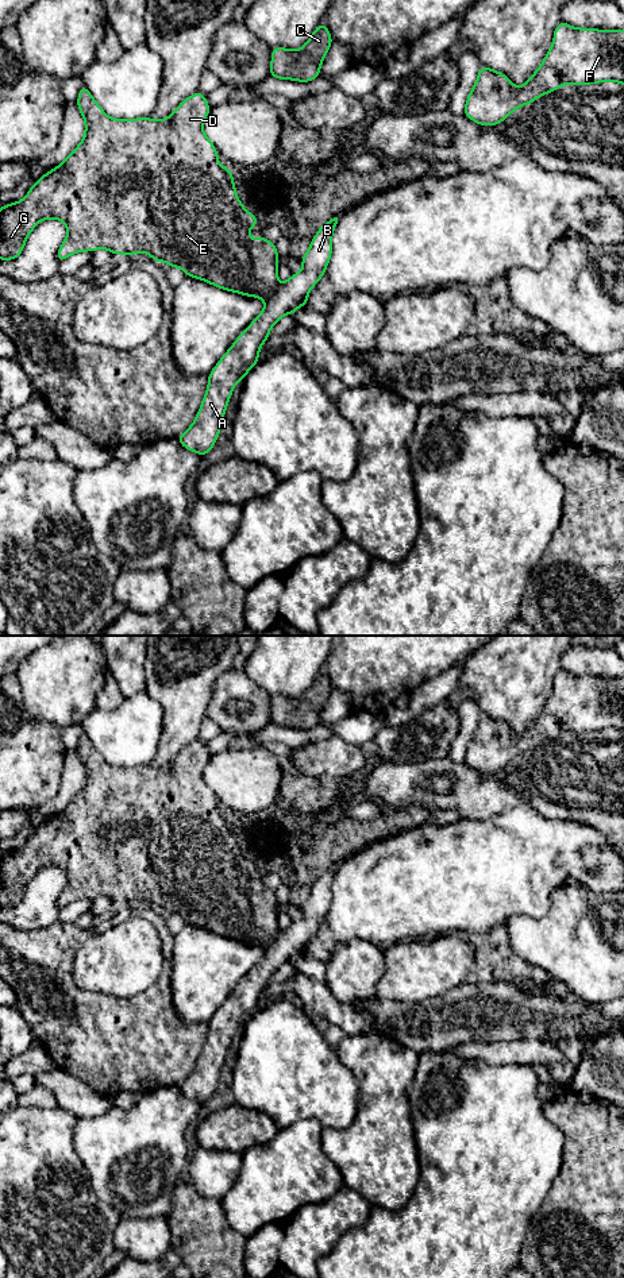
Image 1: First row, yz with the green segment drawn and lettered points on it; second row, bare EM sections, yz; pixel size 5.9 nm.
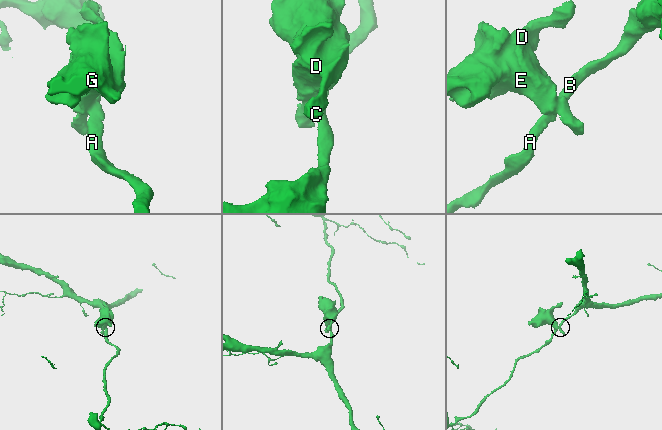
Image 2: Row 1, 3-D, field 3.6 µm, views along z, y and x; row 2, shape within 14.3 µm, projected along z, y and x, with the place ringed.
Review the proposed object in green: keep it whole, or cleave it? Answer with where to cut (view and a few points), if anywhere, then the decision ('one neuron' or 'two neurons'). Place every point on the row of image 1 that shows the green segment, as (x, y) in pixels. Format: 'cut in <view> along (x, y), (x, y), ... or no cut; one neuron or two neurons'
cut in yz along (281, 285), (265, 301); two neurons

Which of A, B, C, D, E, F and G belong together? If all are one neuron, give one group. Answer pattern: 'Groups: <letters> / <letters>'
Groups: A B F / C D E G

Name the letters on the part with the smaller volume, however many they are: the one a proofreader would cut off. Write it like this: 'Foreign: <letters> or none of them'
Foreign: C, D, E, G

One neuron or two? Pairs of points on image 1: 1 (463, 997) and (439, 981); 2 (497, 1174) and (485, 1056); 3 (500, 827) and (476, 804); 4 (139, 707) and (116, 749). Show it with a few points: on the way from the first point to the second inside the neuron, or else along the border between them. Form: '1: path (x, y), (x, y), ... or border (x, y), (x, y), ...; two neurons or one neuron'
1: border (469, 977), (458, 985), (426, 997), (422, 1002); two neurons
2: border (455, 1054), (493, 1065), (517, 1064); two neurons
3: border (519, 806), (484, 819), (461, 819); two neurons
4: path (139, 718), (126, 738); one neuron

